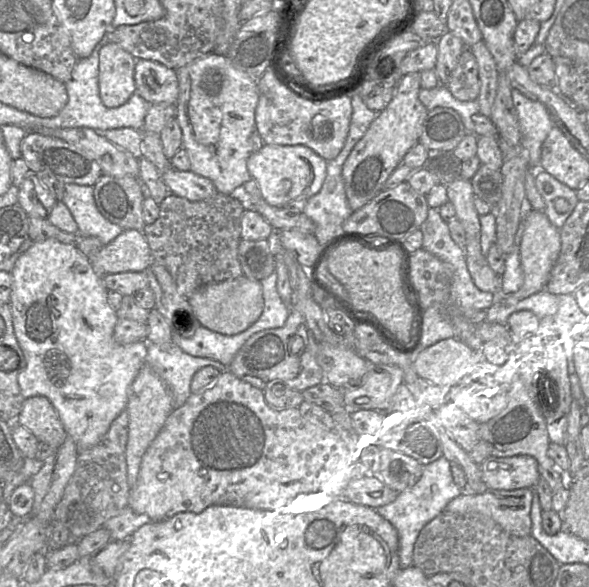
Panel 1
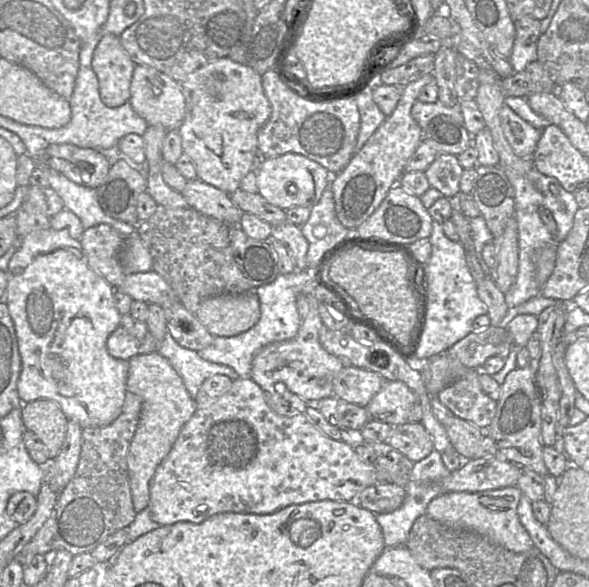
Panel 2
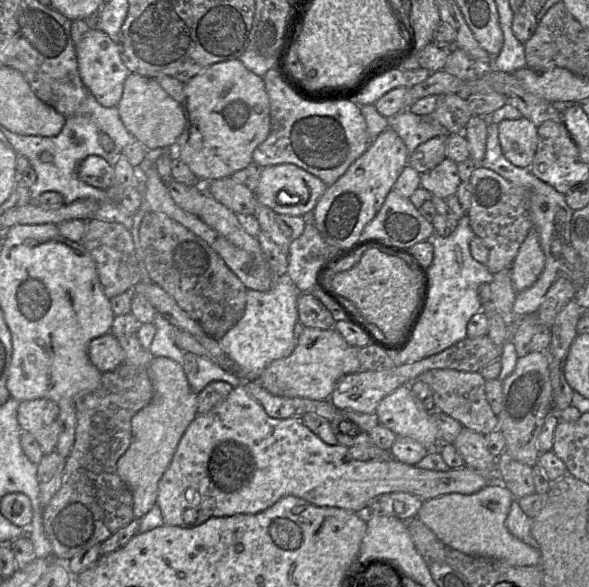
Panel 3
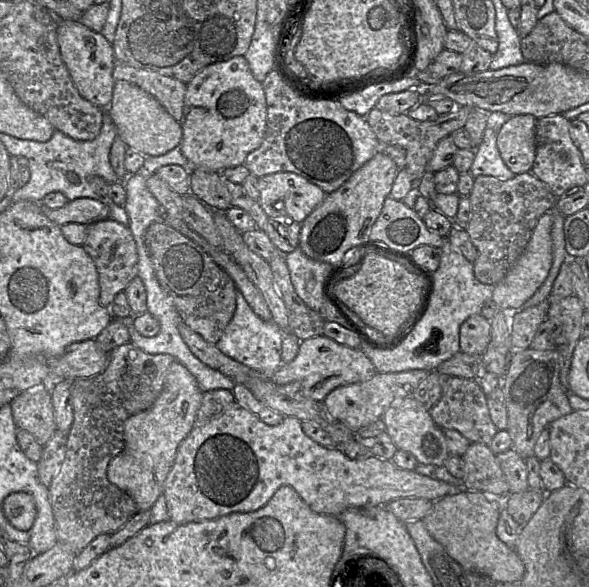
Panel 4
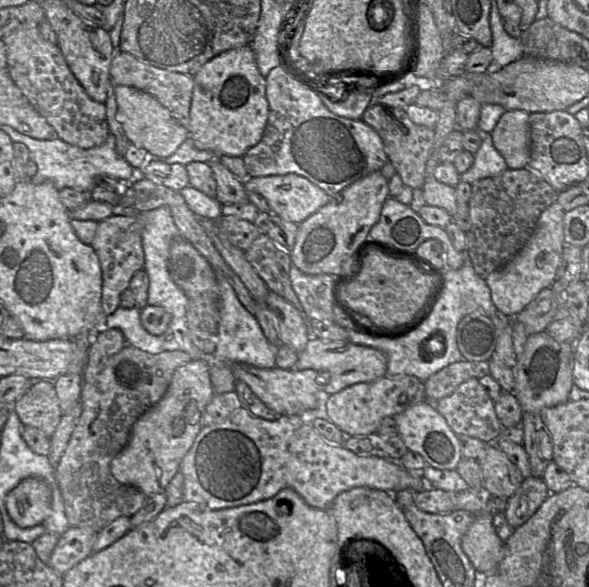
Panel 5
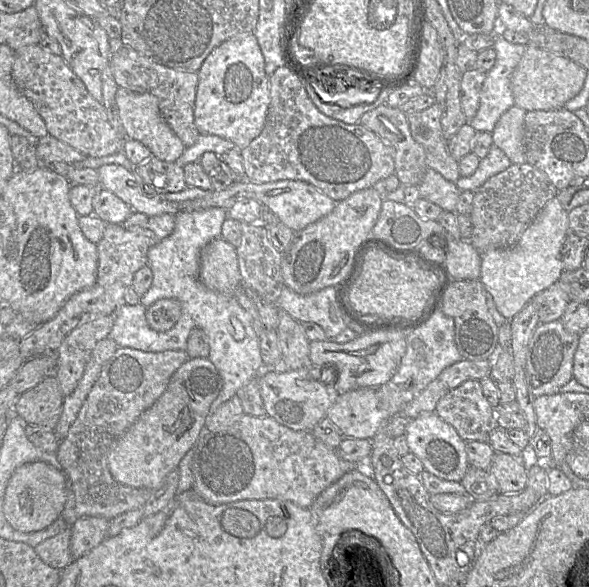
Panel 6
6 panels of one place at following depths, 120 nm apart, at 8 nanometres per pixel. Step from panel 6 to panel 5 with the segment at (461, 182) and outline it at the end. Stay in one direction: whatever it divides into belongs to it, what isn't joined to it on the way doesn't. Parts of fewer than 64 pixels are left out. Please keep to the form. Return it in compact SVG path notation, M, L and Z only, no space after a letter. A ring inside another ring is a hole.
M482 134L482 144L474 154L474 163L465 173L460 175L460 182L473 184L479 180L497 176L510 168L505 159L495 148L492 135Z

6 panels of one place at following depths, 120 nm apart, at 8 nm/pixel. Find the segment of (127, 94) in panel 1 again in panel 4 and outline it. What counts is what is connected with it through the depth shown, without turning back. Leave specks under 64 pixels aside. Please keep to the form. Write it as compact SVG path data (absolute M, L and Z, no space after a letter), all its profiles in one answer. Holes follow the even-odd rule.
M60 20L57 37L62 58L80 94L102 107L110 106L115 86L115 53L112 43L101 32L89 29L78 20Z

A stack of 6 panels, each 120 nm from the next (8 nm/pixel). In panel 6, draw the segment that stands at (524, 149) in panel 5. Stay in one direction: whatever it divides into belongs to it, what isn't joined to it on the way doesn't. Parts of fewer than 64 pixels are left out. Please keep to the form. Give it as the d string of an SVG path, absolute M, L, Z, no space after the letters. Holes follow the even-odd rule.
M512 106L505 111L492 131L493 144L501 149L512 164L526 163L524 152L524 117L526 111Z

